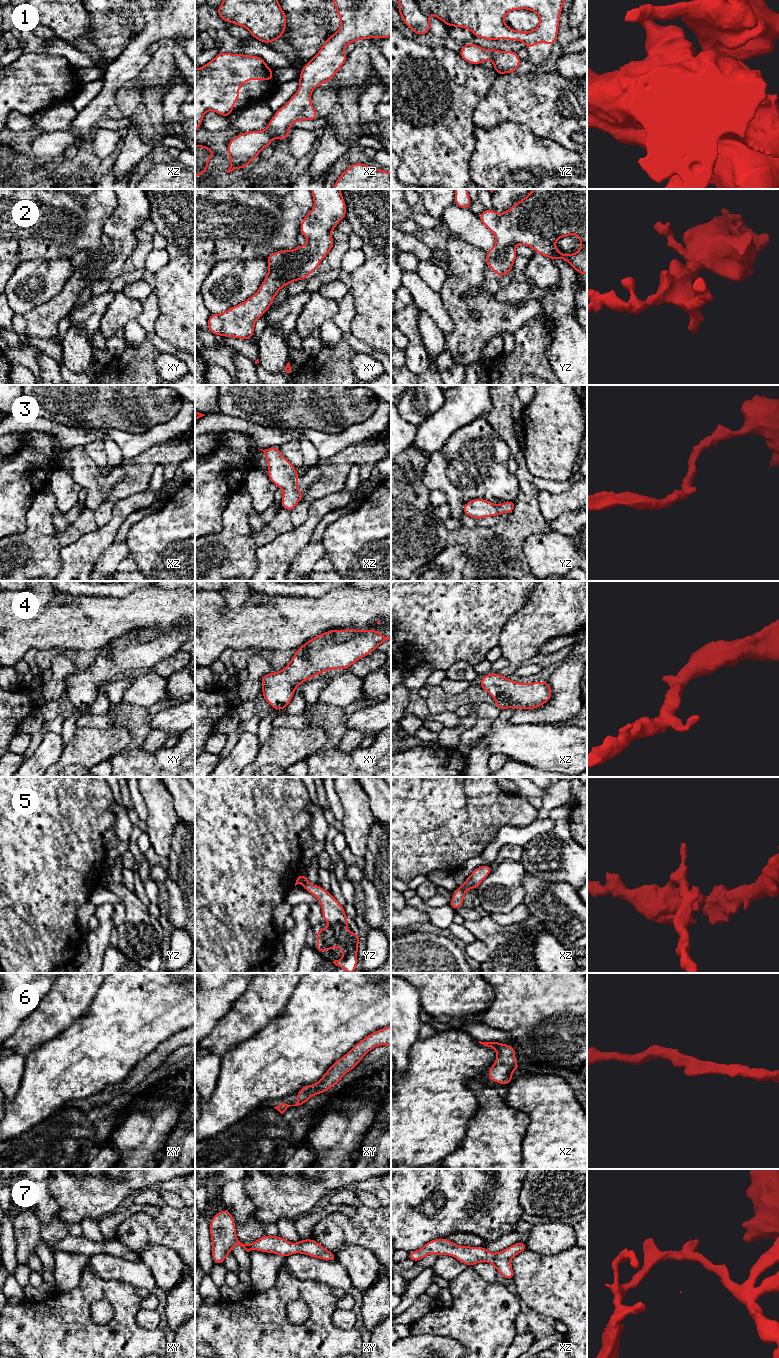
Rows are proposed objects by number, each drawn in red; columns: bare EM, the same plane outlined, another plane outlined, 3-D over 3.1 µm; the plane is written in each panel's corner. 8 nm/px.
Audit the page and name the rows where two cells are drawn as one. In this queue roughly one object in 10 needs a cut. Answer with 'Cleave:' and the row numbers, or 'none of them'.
Cleave: none of them

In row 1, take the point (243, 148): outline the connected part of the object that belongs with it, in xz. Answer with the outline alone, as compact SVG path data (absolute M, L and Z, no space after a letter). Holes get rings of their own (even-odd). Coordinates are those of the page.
M332 0L336 12L340 17L340 28L337 32L332 34L322 45L318 53L302 68L299 78L298 91L282 106L269 121L267 128L263 131L248 131L233 137L228 143L228 156L231 158L230 167L227 173L232 172L237 168L244 169L250 161L253 161L259 156L261 150L269 145L272 145L272 140L277 137L279 141L284 141L289 132L292 123L302 120L315 120L318 114L315 111L311 102L311 93L319 85L333 79L335 74L346 62L347 55L344 53L344 48L350 43L354 43L358 39L371 38L389 38L391 37L391 0Z

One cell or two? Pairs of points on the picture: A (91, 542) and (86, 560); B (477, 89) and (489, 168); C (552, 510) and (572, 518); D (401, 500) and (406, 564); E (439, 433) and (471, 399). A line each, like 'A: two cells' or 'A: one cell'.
A: one cell
B: two cells
C: two cells
D: one cell
E: one cell

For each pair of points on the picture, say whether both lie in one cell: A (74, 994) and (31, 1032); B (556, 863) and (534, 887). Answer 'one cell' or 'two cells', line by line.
A: one cell
B: two cells

